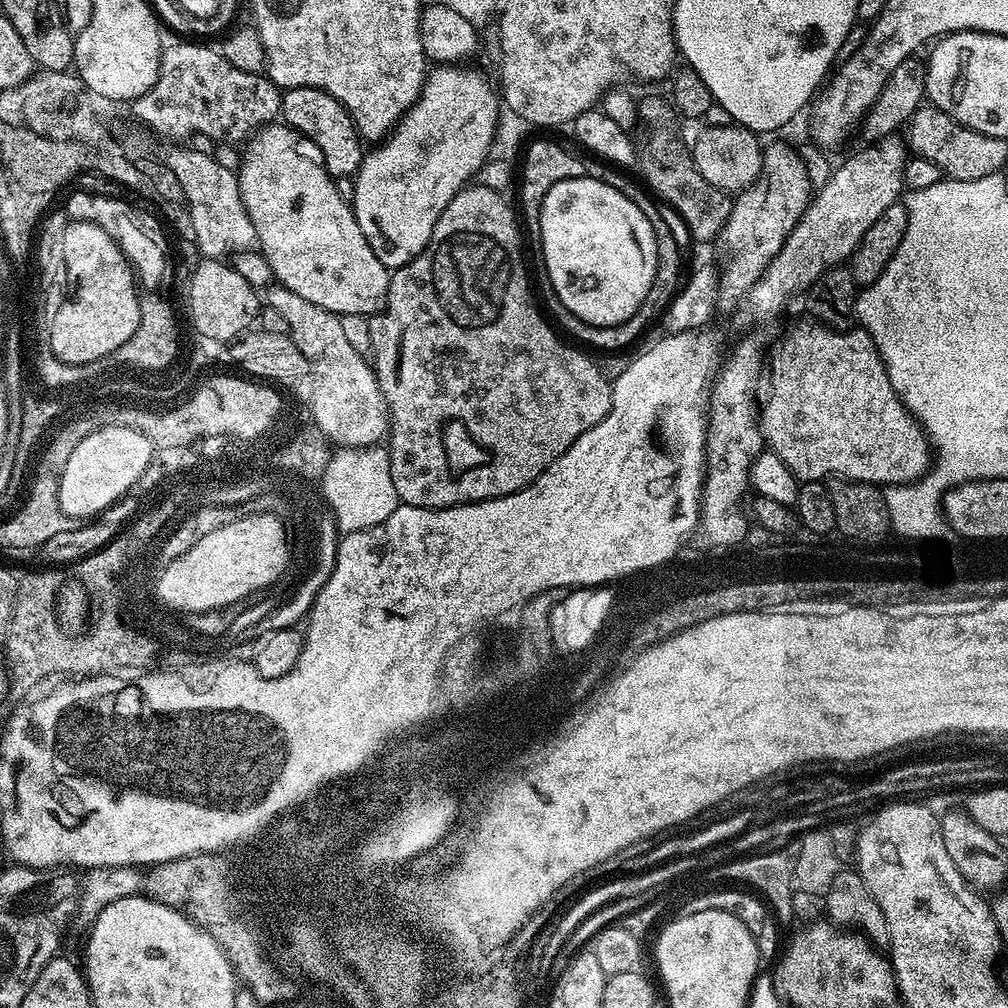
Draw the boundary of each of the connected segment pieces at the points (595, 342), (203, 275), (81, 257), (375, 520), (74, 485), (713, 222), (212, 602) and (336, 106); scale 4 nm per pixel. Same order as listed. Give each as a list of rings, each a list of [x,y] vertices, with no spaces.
[[[628,180],[625,184],[622,184],[624,196],[630,198],[630,202],[634,202],[634,206],[638,206],[638,210],[642,210],[642,214],[646,214],[646,222],[650,222],[650,230],[654,230],[656,249],[658,250],[658,262],[656,263],[654,282],[650,286],[650,294],[646,294],[642,306],[638,310],[634,310],[634,314],[626,322],[615,324],[609,328],[596,328],[593,324],[582,322],[582,318],[578,318],[570,310],[566,310],[566,306],[562,306],[560,300],[555,298],[549,299],[548,308],[552,311],[552,314],[550,313],[551,319],[557,325],[560,323],[573,336],[573,338],[571,337],[573,341],[581,340],[581,342],[576,342],[579,342],[581,345],[589,344],[592,348],[601,348],[604,352],[616,352],[619,348],[624,348],[627,344],[634,343],[639,338],[640,331],[652,319],[655,321],[664,312],[682,284],[682,278],[680,280],[680,244],[676,241],[676,236],[672,233],[672,228],[668,225],[668,220],[664,217],[663,210],[651,200],[653,197],[643,187],[641,188],[632,180]]]
[[[204,258],[193,267],[192,277],[186,284],[186,295],[192,299],[196,324],[199,325],[201,337],[205,340],[226,340],[232,342],[241,334],[249,331],[262,308],[262,300],[257,289],[242,278],[231,263],[220,258]]]
[[[77,220],[65,223],[63,230],[66,234],[64,245],[69,260],[68,272],[72,272],[75,284],[80,284],[80,292],[76,292],[74,299],[60,308],[60,316],[56,316],[56,328],[52,328],[50,343],[54,354],[62,362],[91,366],[98,354],[112,354],[114,345],[120,344],[123,336],[128,336],[130,326],[136,321],[136,299],[132,294],[138,289],[138,282],[134,277],[133,265],[114,238],[106,234],[106,230],[90,222]]]
[[[384,446],[337,447],[326,466],[322,488],[325,502],[336,515],[334,524],[344,534],[361,532],[367,528],[379,529],[400,504],[398,490],[394,490],[394,478],[390,474],[388,448]]]
[[[122,426],[98,429],[82,438],[62,470],[60,505],[65,516],[95,518],[117,500],[123,500],[133,491],[132,487],[141,483],[153,453],[153,444],[142,433]]]
[[[648,102],[643,103],[642,106],[642,120],[644,120],[649,127],[648,144],[638,158],[638,169],[640,168],[645,180],[648,182],[647,187],[653,192],[658,192],[679,214],[684,220],[691,236],[698,242],[708,242],[719,237],[726,225],[728,225],[728,219],[732,213],[732,201],[733,197],[728,194],[722,195],[718,188],[715,192],[712,192],[714,186],[706,182],[700,174],[698,174],[696,168],[692,164],[692,156],[687,148],[680,142],[675,142],[674,138],[678,130],[677,113],[675,109],[667,102]]]
[[[275,521],[271,524],[243,526],[235,523],[232,528],[224,528],[216,536],[204,538],[200,545],[184,555],[168,576],[161,579],[160,597],[169,600],[171,611],[178,614],[214,611],[215,608],[239,605],[246,594],[266,578],[279,570],[282,551],[289,537],[285,528]]]
[[[289,88],[282,96],[282,120],[289,128],[296,128],[307,140],[314,142],[314,146],[318,146],[326,170],[332,177],[355,177],[366,152],[360,149],[362,141],[350,114],[333,96],[321,88]]]

